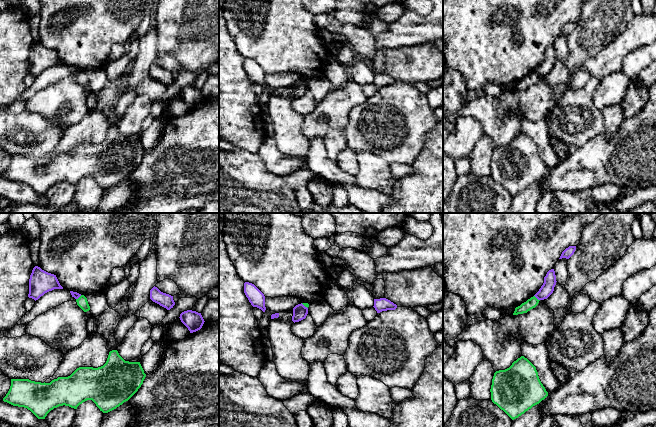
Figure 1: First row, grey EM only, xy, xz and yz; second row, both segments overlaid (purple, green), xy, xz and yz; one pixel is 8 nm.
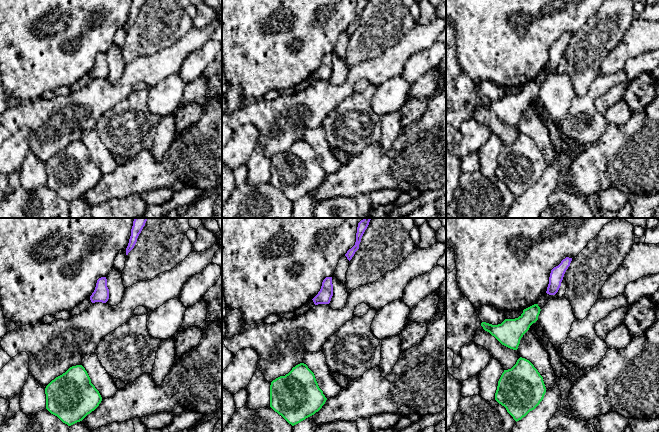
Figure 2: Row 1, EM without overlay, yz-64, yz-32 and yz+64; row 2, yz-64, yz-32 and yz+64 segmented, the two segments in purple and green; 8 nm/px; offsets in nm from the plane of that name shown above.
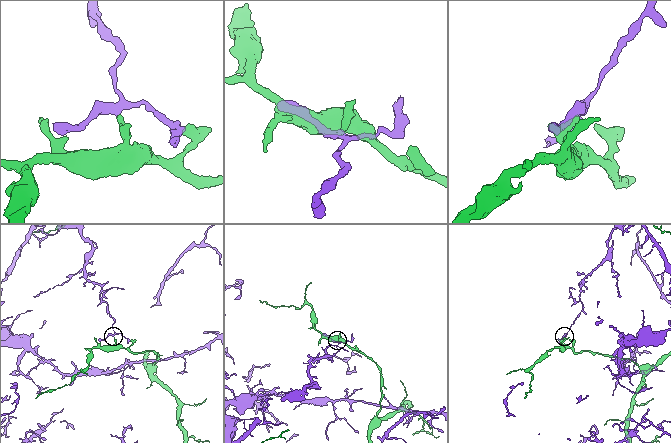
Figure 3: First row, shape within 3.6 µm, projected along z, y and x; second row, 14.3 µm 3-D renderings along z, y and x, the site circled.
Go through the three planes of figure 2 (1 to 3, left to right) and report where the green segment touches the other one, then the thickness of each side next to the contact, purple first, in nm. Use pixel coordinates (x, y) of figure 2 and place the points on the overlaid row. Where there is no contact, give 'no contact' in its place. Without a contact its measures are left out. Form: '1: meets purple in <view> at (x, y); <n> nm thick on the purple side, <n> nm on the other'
1: no contact
2: no contact
3: no contact

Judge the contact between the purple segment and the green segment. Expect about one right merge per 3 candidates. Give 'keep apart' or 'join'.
keep apart

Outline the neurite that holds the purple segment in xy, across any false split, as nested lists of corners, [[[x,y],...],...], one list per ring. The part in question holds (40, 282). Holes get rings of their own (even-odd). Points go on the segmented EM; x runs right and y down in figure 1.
[[[35,266],[29,279],[28,297],[36,301],[45,293],[54,289],[63,289],[56,275],[48,273],[40,267]]]

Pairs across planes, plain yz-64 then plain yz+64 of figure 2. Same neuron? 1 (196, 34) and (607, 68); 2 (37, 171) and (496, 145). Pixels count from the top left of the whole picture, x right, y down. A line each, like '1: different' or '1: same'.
1: same
2: same

